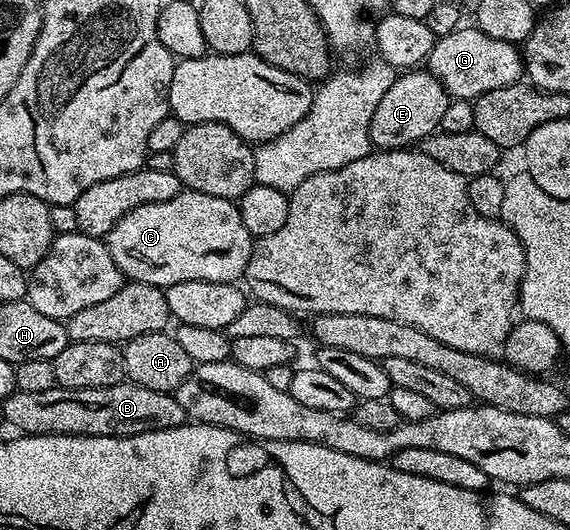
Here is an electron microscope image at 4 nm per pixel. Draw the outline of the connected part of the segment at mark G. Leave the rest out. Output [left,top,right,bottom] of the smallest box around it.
[427,26,523,101]

